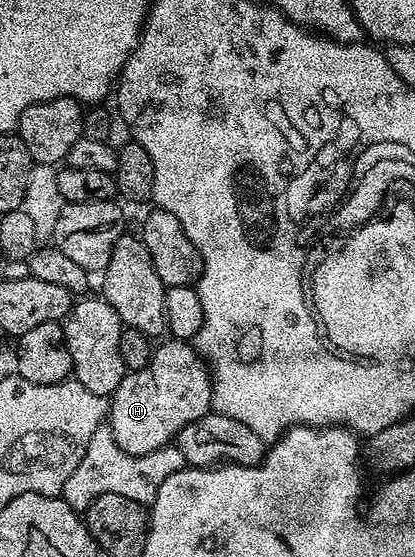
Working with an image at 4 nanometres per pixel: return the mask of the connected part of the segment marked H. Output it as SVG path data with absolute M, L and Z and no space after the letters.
M168 338L165 344L157 343L153 347L150 362L146 362L142 370L125 374L118 390L112 392L106 426L114 434L114 442L118 442L118 446L122 446L126 454L134 454L139 458L142 454L150 454L173 443L184 426L189 426L190 422L208 414L211 406L212 377L204 359L189 341Z

